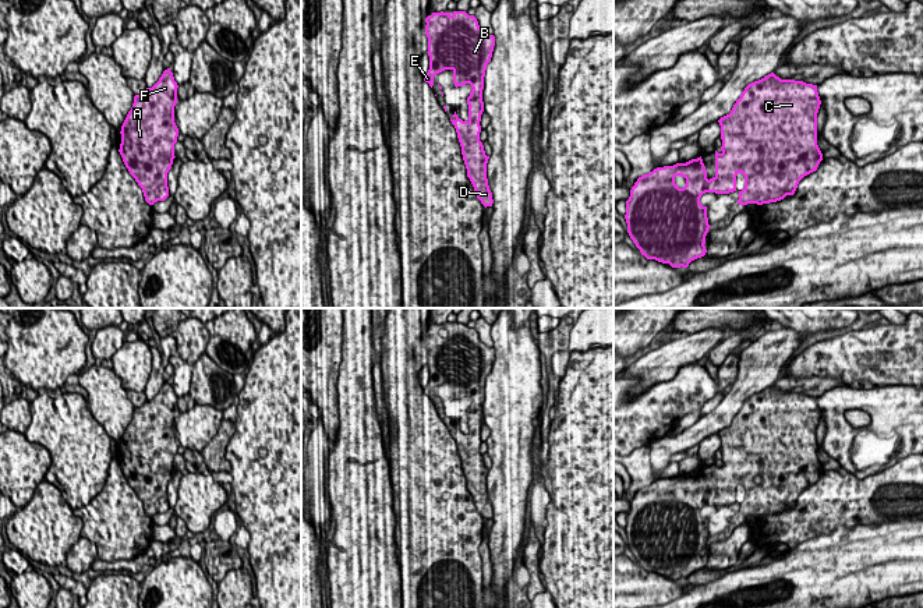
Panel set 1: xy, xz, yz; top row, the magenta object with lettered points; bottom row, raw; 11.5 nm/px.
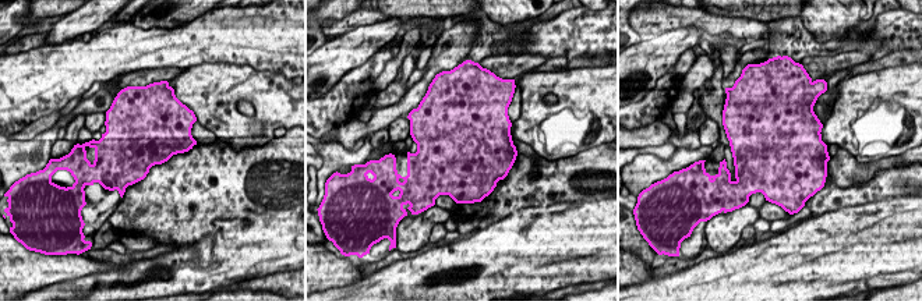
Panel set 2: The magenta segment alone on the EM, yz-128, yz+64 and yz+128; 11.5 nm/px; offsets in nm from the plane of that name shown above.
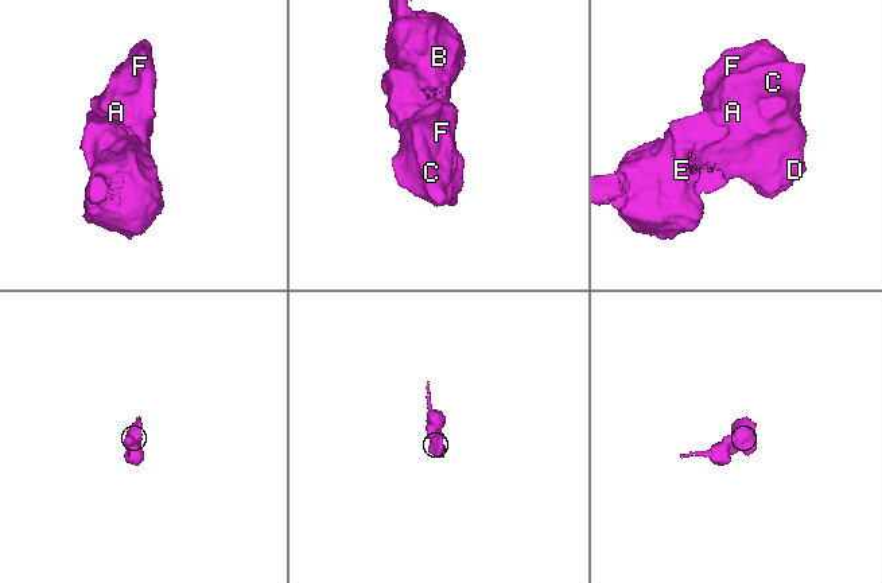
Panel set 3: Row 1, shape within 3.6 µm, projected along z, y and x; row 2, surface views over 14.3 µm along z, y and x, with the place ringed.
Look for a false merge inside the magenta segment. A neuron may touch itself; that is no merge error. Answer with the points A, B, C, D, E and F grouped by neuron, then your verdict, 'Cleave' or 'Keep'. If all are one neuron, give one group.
Groups: A B C D E F. Keep

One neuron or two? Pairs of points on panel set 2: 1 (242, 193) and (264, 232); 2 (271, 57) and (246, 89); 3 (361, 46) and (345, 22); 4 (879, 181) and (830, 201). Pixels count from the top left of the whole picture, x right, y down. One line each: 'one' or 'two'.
1: two
2: two
3: two
4: one

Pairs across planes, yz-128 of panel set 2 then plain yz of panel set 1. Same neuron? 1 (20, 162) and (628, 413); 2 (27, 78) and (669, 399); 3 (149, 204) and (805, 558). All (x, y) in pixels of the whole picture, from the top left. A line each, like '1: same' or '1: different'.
1: different
2: same
3: different

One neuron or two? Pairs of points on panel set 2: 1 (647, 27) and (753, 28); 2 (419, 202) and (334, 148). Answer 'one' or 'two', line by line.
1: one
2: one

